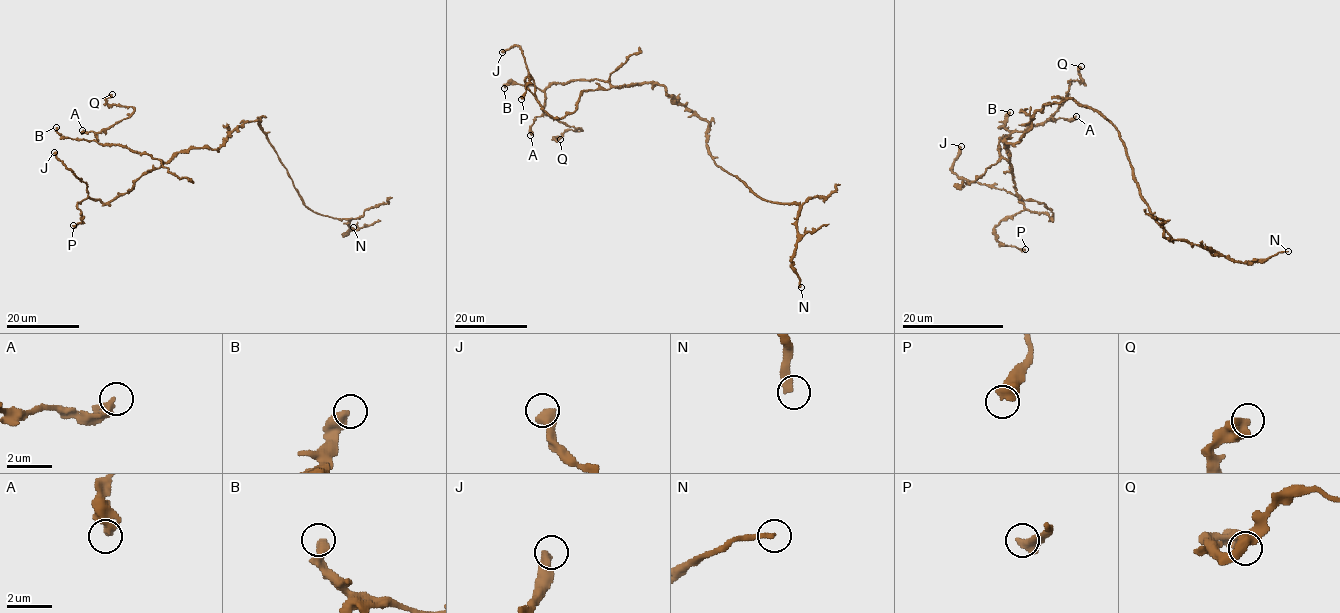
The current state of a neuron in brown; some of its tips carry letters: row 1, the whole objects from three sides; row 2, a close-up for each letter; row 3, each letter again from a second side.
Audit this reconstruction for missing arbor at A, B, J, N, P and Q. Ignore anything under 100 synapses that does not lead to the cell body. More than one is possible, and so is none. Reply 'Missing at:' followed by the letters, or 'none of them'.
Missing at: N

